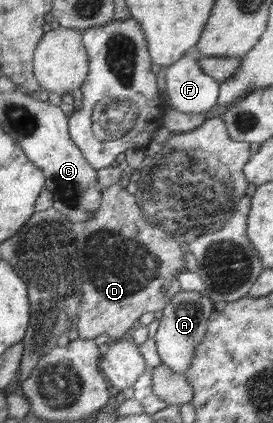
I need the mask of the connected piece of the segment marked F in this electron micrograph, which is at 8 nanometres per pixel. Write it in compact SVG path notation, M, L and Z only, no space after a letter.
M194 52L166 67L165 80L169 106L177 112L205 114L218 102L219 81L202 69Z

